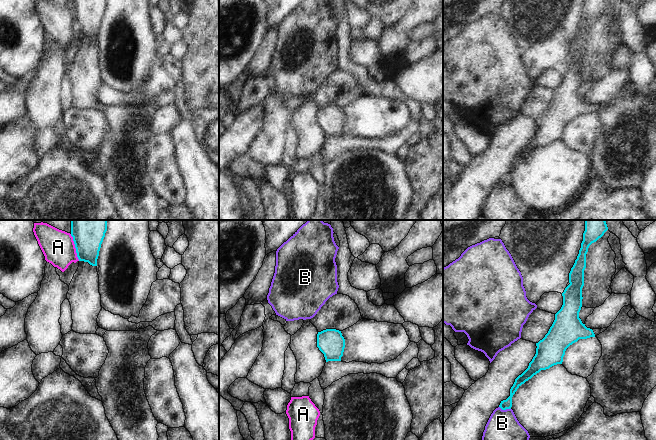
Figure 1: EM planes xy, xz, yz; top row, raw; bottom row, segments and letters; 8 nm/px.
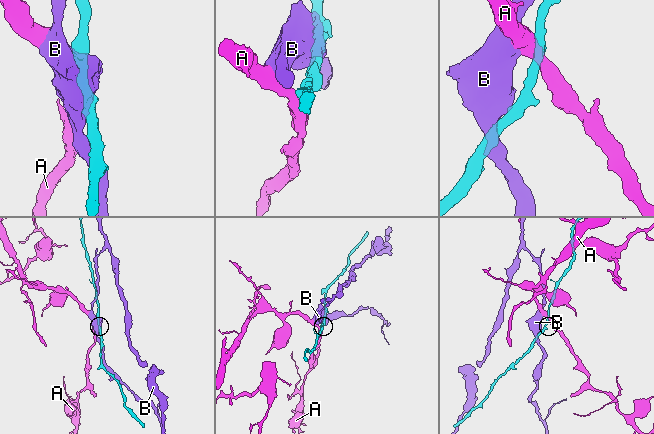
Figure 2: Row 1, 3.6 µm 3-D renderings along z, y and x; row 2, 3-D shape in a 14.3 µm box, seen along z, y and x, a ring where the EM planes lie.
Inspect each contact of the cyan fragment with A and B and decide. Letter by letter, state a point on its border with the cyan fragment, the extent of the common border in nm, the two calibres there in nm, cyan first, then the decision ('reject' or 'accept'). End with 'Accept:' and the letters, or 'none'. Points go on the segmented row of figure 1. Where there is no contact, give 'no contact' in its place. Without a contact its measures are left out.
A: meets cyan in xy at (75, 247); contact 220 nm long; 280 nm thick on the cyan side, 260 nm on the other; reject
B: meets cyan in yz at (505, 409); contact 100 nm long; 80 nm thick on the cyan side, 240 nm on the other; reject
Accept: none

